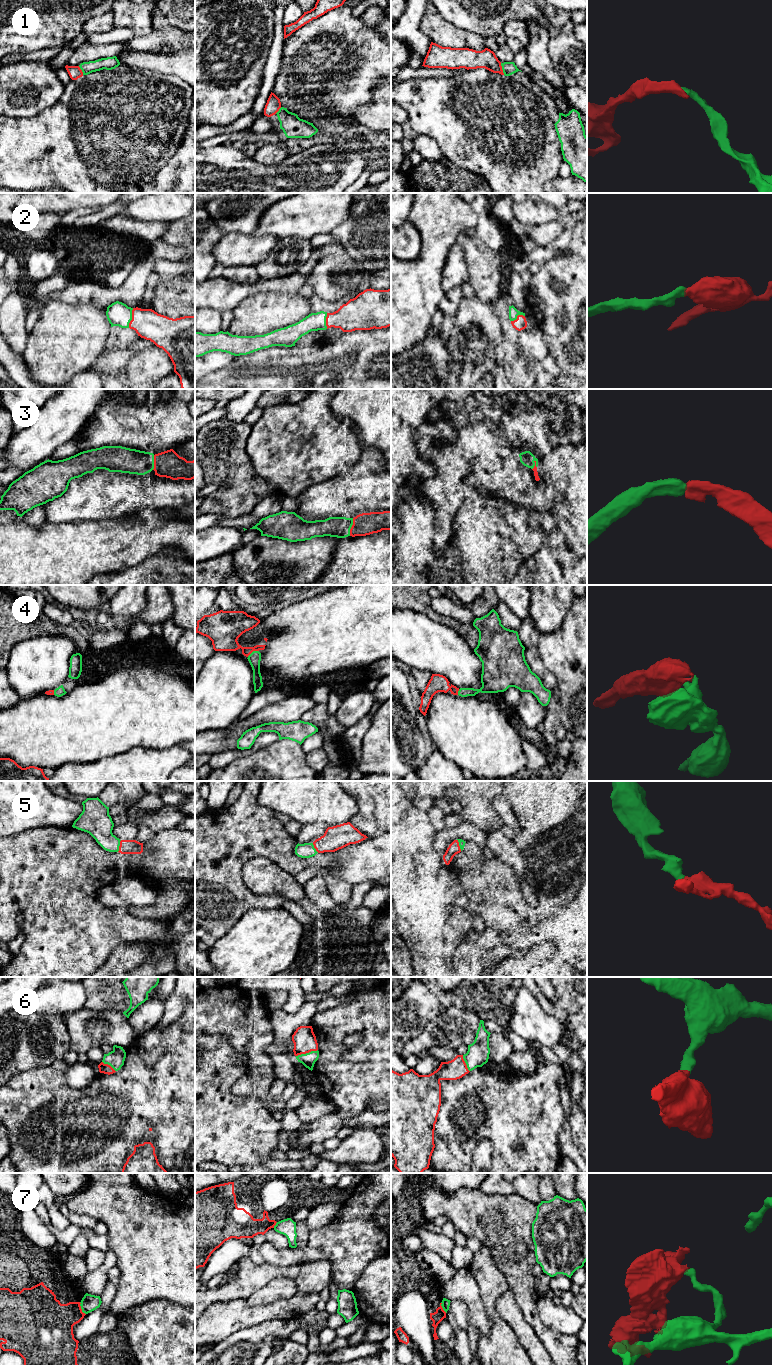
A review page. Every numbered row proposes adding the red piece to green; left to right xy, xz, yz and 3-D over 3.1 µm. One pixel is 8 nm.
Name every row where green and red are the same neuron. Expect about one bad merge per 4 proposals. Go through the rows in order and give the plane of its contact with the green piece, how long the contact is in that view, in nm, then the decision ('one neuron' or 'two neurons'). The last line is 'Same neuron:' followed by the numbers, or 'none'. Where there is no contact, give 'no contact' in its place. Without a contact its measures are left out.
1: contact in yz; length 100 nm; one neuron
2: contact in xy; length 170 nm; one neuron
3: contact in xz; length 150 nm; one neuron
4: contact in xz; length 110 nm; one neuron
5: contact in xy; length 100 nm; one neuron
6: contact in xz; length 190 nm; one neuron
7: contact in xy; length 120 nm; two neurons
Same neuron: 1, 2, 3, 4, 5, 6

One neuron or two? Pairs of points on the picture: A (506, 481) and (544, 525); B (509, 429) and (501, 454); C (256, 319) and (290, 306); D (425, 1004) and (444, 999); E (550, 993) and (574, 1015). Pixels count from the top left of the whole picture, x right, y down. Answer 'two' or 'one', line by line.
A: two
B: two
C: one
D: two
E: two

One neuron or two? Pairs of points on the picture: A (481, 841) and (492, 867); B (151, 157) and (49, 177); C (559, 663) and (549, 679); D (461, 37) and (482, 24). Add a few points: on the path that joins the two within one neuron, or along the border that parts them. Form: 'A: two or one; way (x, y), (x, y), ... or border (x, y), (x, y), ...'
A: two; border (466, 841), (472, 841), (480, 848)
B: one; way (126, 157), (74, 157)
C: two; border (539, 653), (543, 665), (555, 677), (558, 696)
D: two; border (448, 22), (477, 33), (484, 38)

